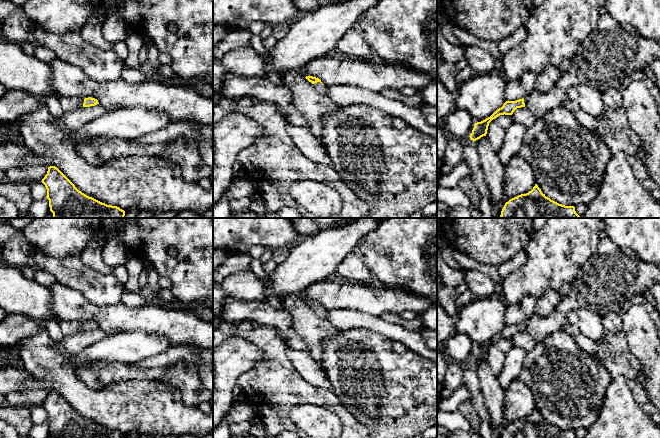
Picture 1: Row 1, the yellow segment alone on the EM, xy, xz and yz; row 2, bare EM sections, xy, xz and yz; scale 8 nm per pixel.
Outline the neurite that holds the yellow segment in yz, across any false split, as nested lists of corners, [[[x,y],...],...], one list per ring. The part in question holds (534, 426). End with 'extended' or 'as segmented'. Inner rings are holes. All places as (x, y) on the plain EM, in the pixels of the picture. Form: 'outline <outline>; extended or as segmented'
outline [[[537,408],[526,418],[505,427],[501,438],[577,438],[574,430],[559,428],[542,417]]]; as segmented

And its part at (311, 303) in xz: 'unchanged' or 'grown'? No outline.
grown

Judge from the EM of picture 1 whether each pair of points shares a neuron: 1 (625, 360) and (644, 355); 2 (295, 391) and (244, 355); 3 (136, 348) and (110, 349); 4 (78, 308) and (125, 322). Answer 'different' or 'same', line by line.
1: different
2: different
3: same
4: same

